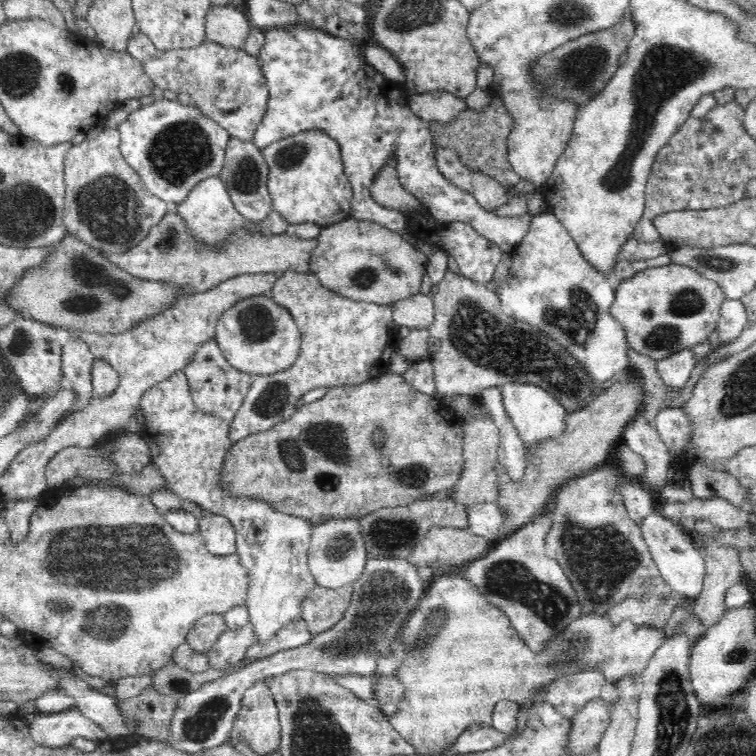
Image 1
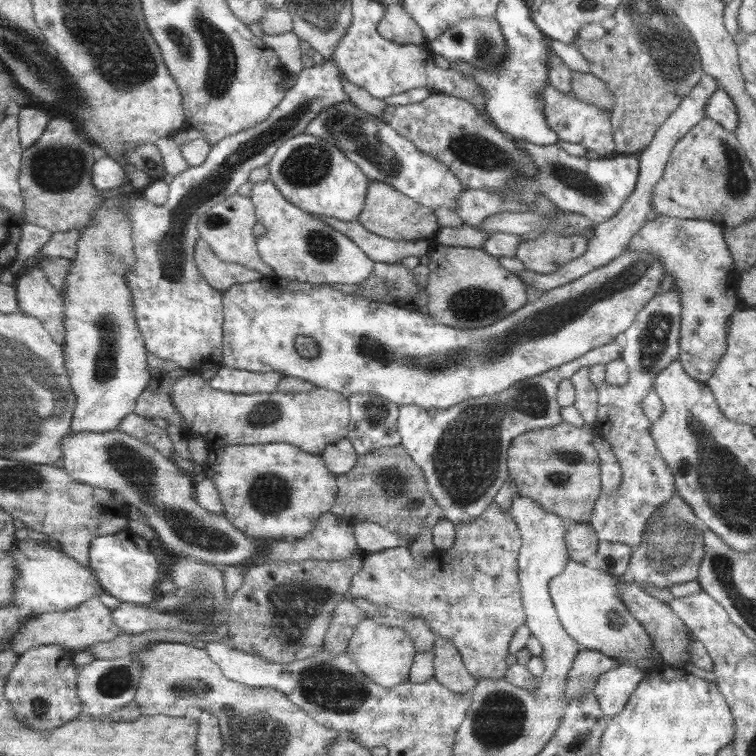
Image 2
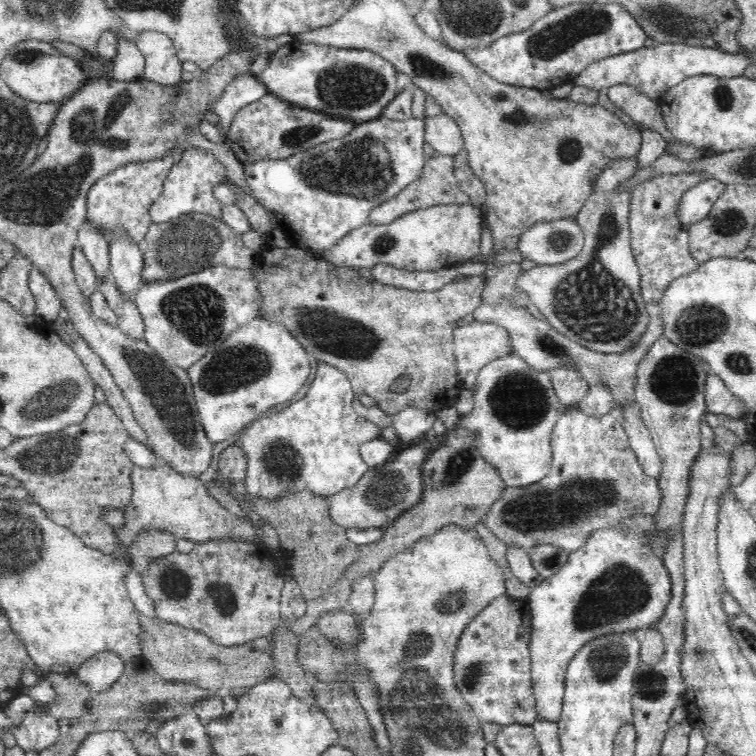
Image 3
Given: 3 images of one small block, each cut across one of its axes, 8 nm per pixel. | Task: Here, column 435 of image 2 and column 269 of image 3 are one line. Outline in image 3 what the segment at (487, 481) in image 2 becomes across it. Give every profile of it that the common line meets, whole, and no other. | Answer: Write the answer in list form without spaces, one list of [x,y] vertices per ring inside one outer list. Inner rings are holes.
[[[319,361],[315,378],[302,399],[289,401],[282,410],[269,411],[266,417],[254,419],[244,426],[241,438],[236,444],[246,452],[247,472],[243,488],[252,500],[262,497],[273,501],[304,489],[316,495],[331,497],[341,490],[354,486],[362,475],[370,470],[370,466],[360,455],[360,448],[362,444],[380,437],[382,428],[378,428],[373,422],[354,411],[352,407],[354,394],[350,379],[344,372],[324,361]]]

